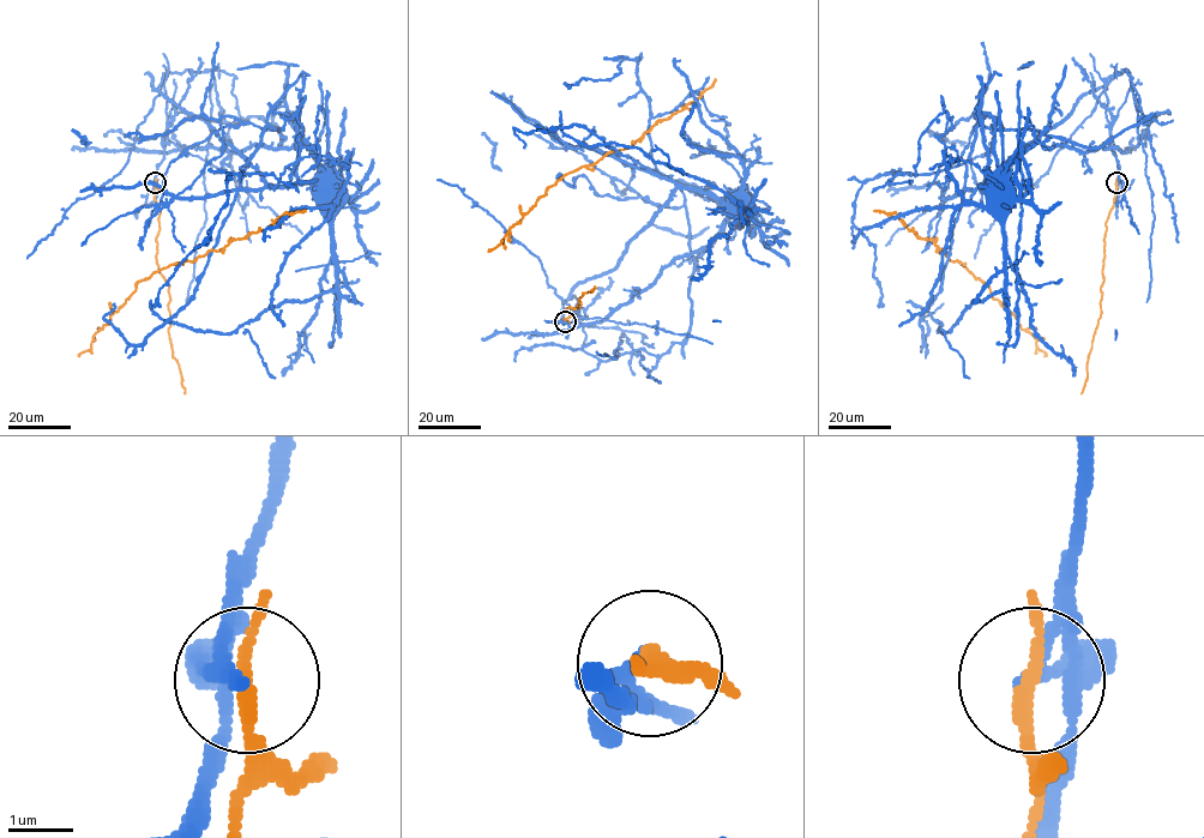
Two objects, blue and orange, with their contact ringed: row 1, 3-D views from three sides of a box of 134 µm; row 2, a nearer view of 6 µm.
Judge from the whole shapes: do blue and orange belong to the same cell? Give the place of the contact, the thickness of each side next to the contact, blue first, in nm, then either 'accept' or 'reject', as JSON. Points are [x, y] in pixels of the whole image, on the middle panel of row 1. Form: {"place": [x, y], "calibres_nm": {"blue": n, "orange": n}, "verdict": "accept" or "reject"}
{"place": [565, 321], "calibres_nm": {"blue": 240, "orange": 190}, "verdict": "reject"}

